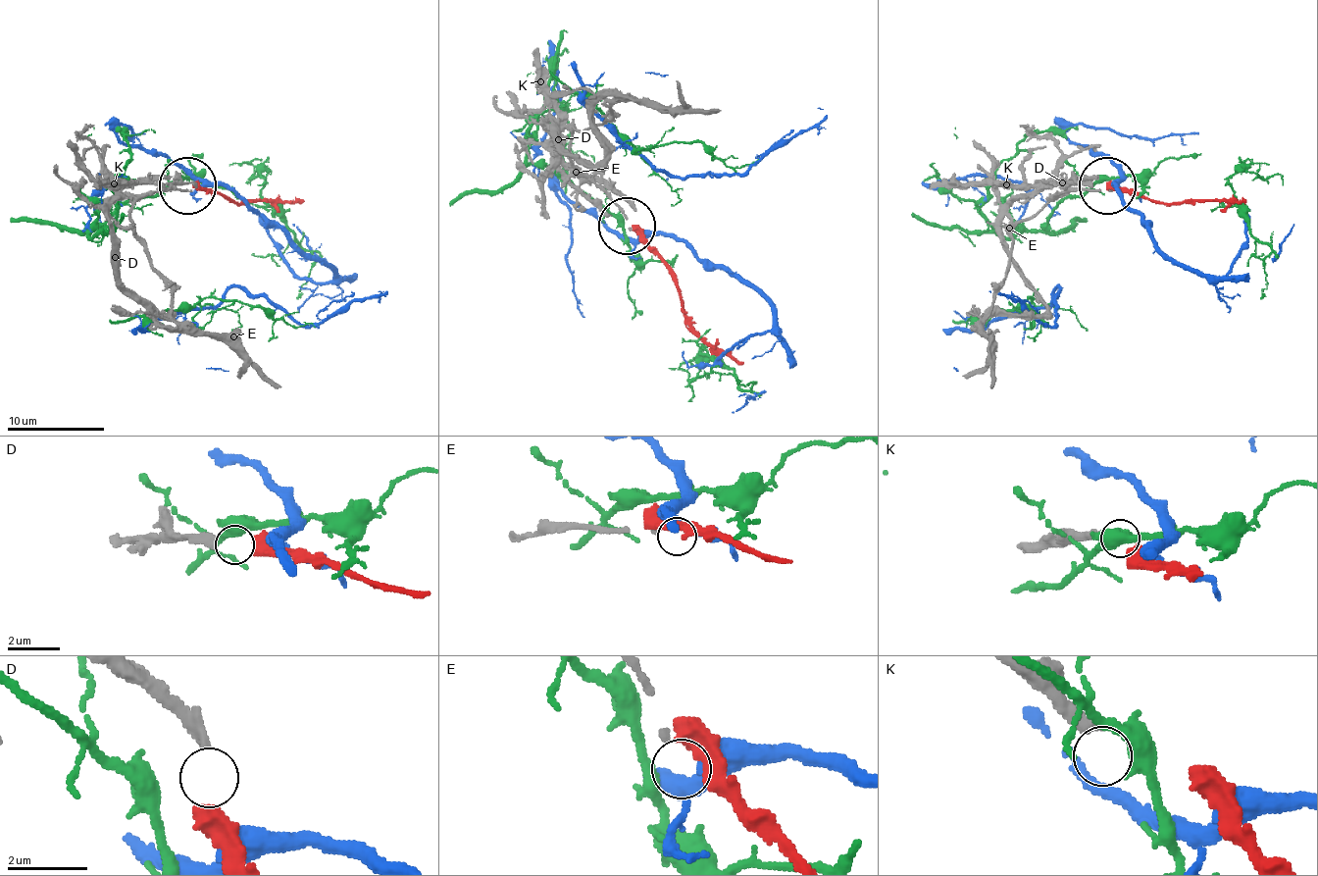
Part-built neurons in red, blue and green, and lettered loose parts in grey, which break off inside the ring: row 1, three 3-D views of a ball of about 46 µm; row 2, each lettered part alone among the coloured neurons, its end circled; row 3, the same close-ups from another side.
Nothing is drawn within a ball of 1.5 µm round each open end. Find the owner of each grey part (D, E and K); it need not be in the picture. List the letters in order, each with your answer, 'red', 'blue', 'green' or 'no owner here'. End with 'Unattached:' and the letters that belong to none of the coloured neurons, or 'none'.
D: red
E: no owner here
K: no owner here
Unattached: E, K

